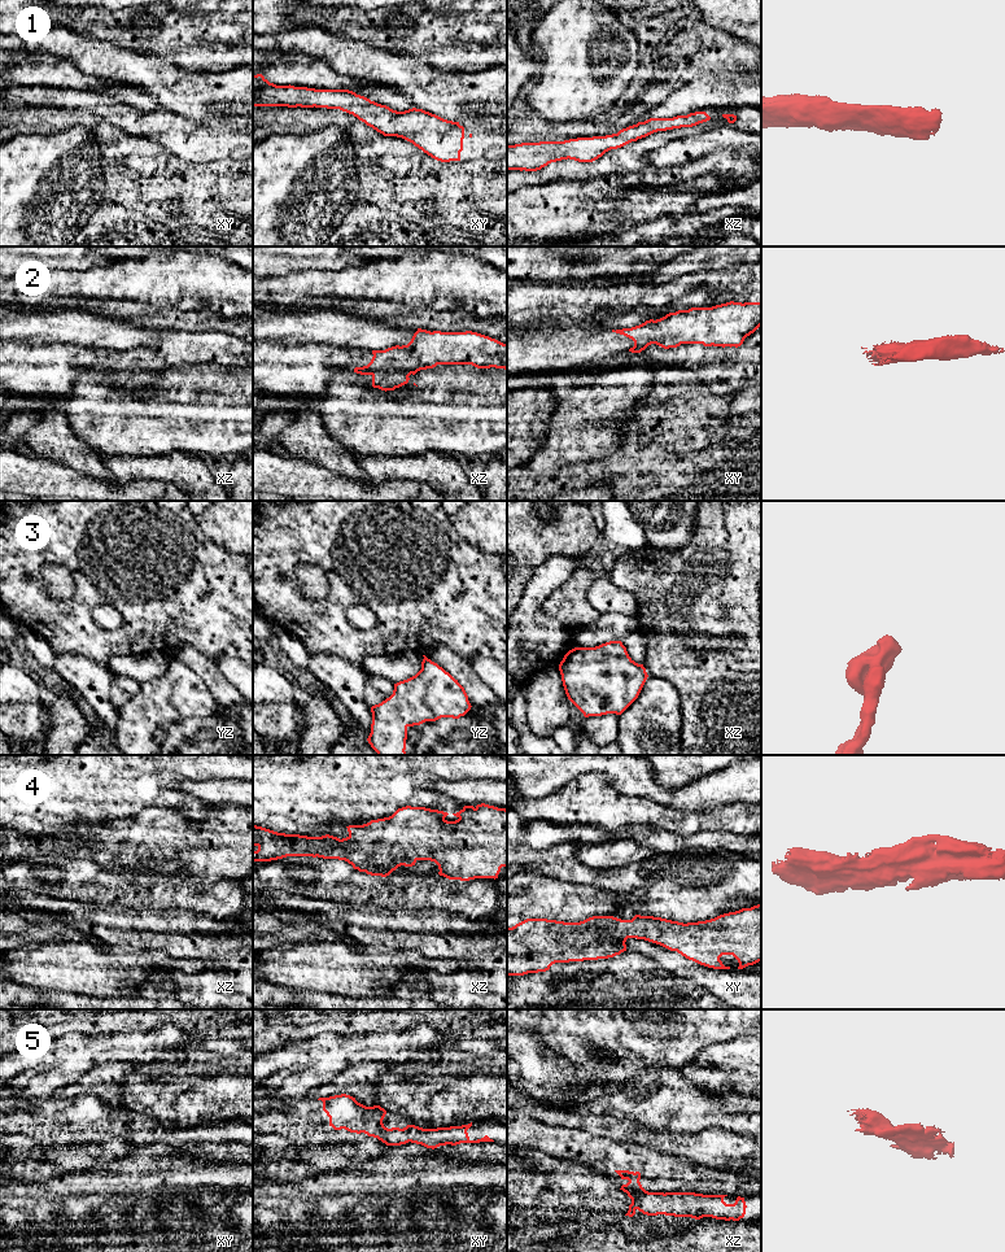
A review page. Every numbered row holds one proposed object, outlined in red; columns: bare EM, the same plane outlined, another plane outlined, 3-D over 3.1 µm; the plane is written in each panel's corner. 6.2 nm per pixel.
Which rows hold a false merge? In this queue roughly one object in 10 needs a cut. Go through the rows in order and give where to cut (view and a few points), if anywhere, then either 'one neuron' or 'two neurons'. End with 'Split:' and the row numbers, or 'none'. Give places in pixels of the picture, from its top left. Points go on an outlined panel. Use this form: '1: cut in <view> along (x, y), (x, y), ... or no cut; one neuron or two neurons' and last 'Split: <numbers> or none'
1: no cut; one neuron
2: no cut; one neuron
3: no cut; one neuron
4: no cut; one neuron
5: no cut; one neuron
Split: none

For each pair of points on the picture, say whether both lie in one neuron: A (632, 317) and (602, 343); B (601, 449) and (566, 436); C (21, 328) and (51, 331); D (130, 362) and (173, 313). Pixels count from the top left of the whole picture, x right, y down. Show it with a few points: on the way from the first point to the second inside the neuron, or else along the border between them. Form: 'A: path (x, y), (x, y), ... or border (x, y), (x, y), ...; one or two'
A: border (649, 321), (630, 327), (590, 332); two
B: path (591, 440), (588, 436), (575, 436); one
C: path (29, 328), (43, 328); one
D: border (164, 327), (180, 331); two

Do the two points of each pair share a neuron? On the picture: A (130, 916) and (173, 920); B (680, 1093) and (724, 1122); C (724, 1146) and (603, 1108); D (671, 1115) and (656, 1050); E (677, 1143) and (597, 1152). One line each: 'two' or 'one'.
A: one
B: one
C: two
D: two
E: two

